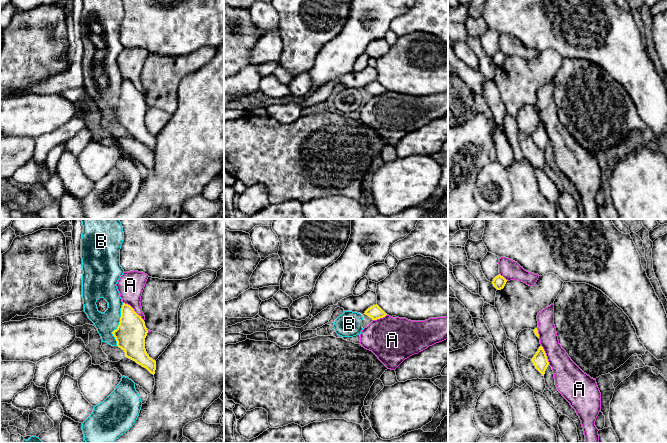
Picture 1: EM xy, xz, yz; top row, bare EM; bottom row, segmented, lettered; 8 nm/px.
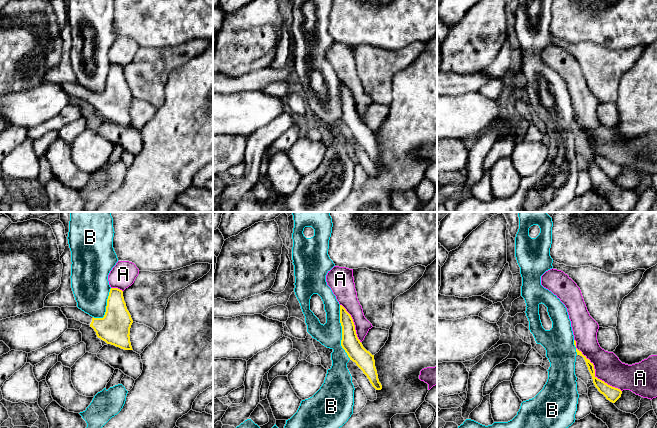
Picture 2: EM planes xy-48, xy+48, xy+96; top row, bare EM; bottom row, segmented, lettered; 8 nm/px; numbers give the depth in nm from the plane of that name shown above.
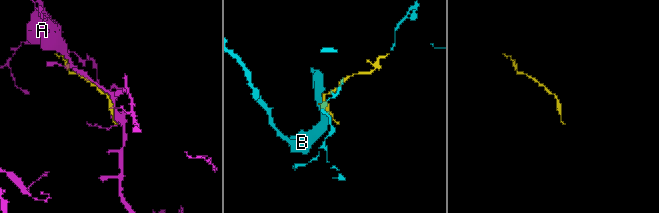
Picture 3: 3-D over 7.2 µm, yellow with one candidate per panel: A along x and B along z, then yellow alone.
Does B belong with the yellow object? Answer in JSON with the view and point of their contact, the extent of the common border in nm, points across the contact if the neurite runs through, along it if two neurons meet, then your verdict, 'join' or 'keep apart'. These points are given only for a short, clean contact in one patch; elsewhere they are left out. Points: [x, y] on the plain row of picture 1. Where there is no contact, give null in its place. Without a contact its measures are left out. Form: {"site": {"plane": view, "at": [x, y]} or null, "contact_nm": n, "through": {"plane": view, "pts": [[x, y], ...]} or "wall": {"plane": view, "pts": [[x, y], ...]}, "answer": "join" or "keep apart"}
{"site": {"plane": "xy", "at": [118, 101]}, "contact_nm": 360, "answer": "join"}

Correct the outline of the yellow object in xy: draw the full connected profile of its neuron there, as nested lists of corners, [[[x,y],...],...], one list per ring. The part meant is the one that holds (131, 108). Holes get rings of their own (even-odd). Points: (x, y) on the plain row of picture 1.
[[[123,79],[119,101],[112,108],[117,122],[125,128],[125,133],[135,137],[154,151],[156,137],[149,133],[145,125],[147,109],[148,106],[141,92],[130,81]]]

